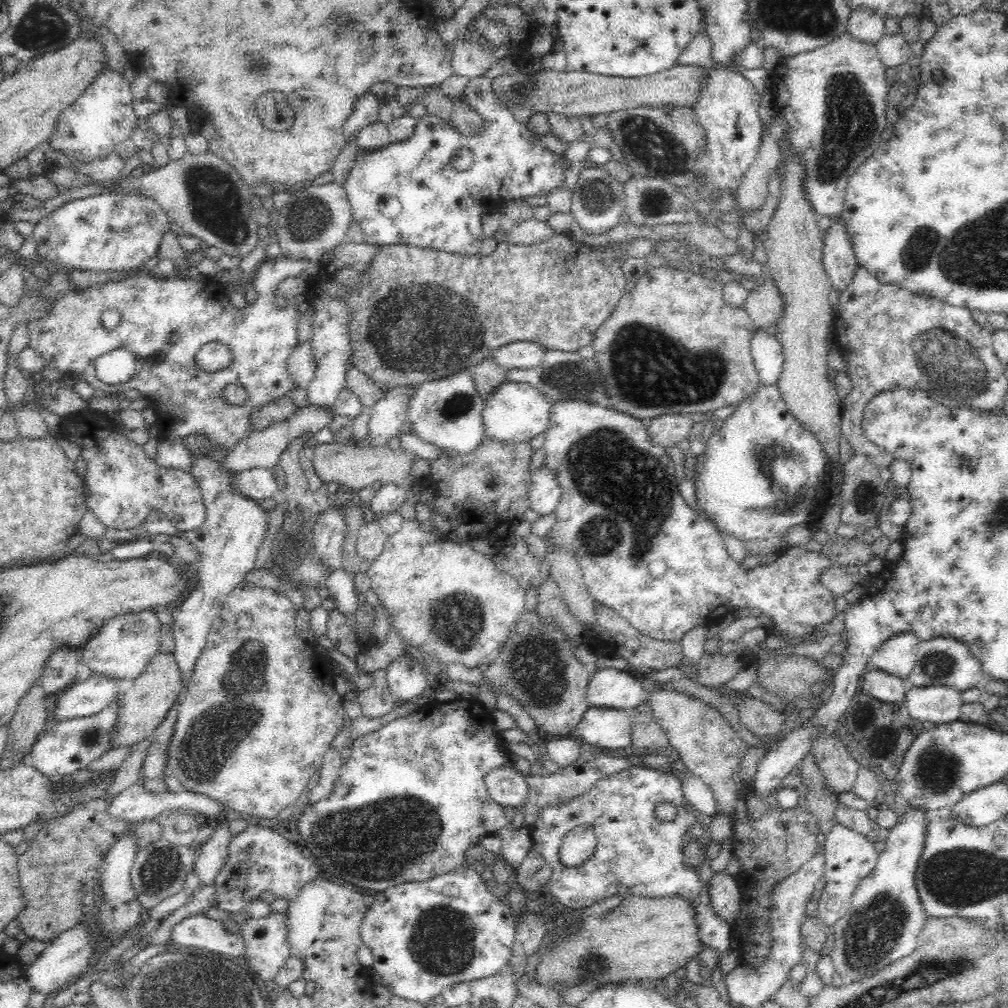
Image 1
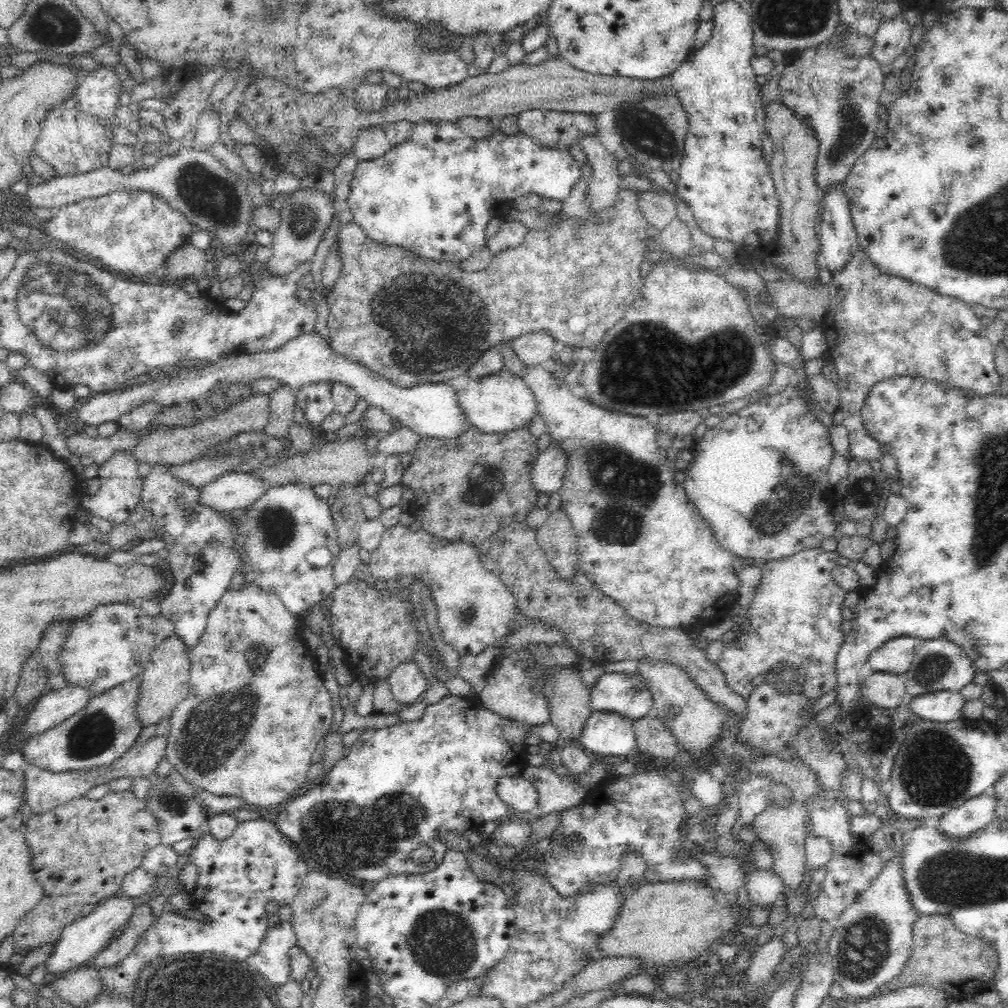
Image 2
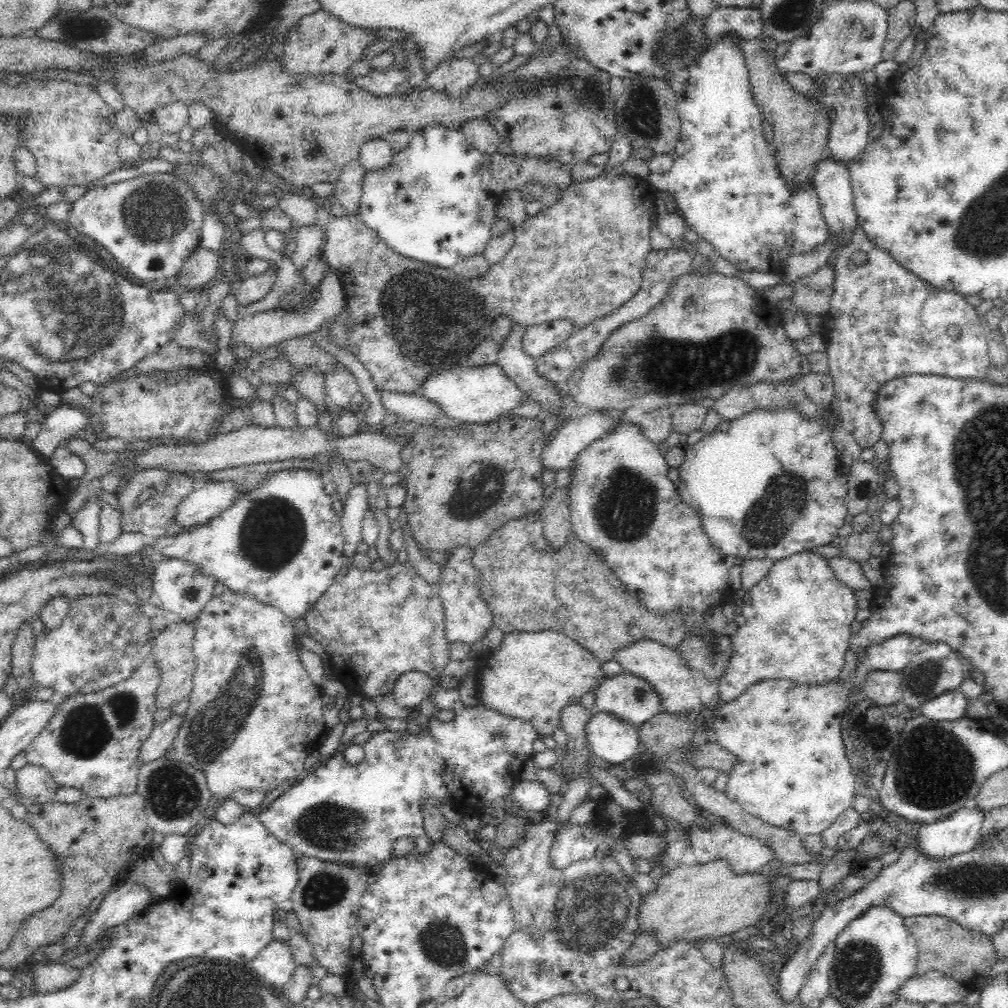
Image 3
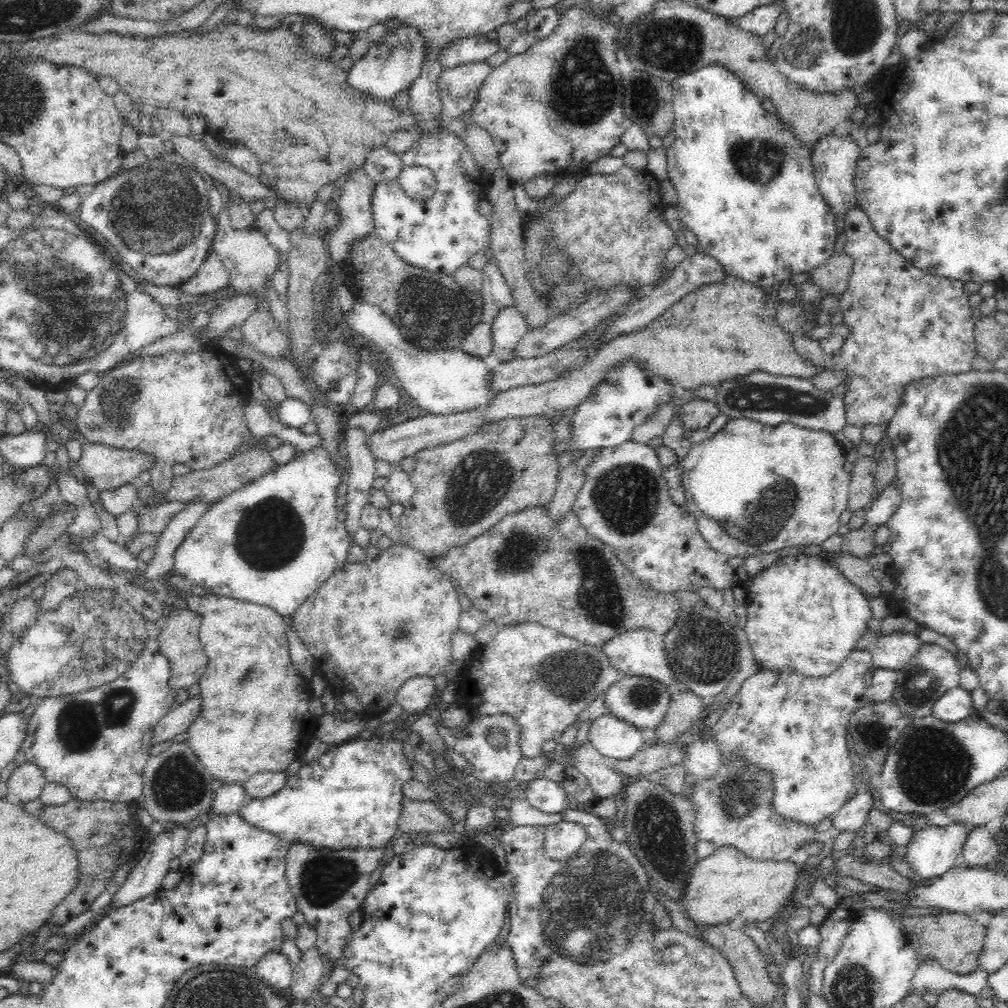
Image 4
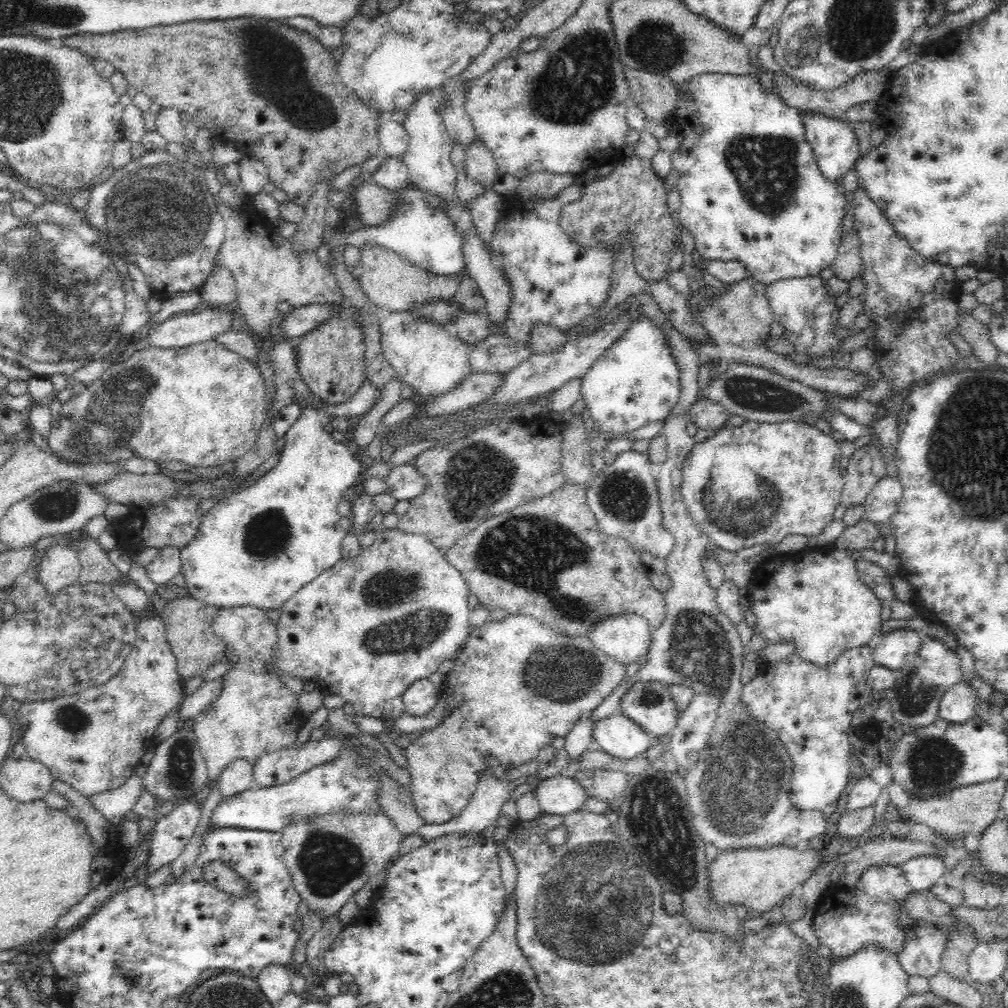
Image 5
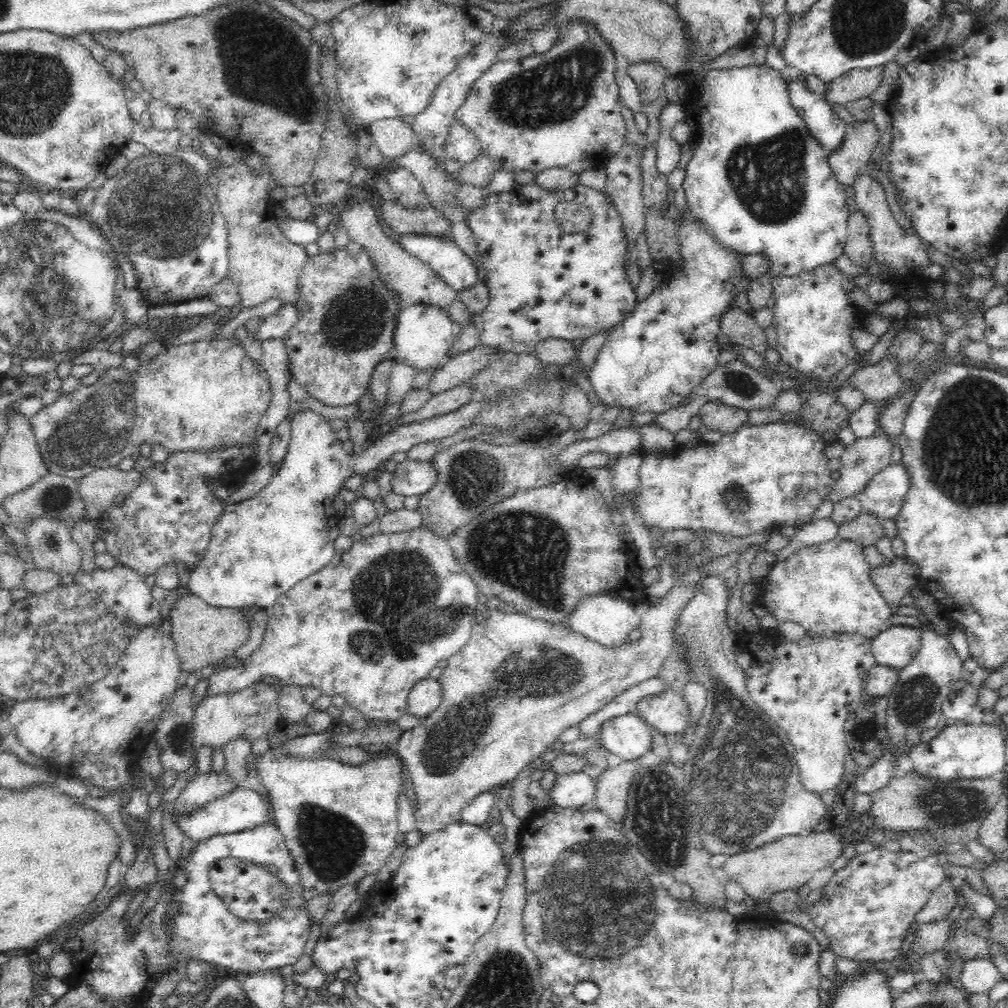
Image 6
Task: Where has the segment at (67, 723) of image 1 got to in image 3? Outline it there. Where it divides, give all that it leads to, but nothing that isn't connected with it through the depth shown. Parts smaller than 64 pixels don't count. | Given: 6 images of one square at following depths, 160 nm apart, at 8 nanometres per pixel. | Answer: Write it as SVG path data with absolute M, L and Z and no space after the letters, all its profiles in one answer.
M148 659L118 684L95 693L68 696L43 731L23 750L27 764L45 768L62 787L77 788L86 797L108 798L136 793L137 774L142 765L138 762L138 750L154 727L158 682L158 667Z

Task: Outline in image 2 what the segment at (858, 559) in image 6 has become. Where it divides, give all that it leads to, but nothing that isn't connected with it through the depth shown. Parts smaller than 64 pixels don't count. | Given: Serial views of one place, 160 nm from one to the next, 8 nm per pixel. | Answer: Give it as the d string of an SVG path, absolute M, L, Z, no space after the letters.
M816 547L761 564L762 578L760 578L760 584L756 586L752 604L747 608L748 616L745 620L748 624L741 628L741 633L730 644L729 650L724 650L721 666L718 667L734 692L748 698L753 691L750 682L756 676L764 674L766 670L776 668L784 662L803 675L802 694L809 700L816 701L820 696L836 688L835 656L845 639L840 624L843 620L842 600L844 600L844 594L847 593L836 586L832 580L831 570L837 565L839 557L836 551L825 552L820 547Z

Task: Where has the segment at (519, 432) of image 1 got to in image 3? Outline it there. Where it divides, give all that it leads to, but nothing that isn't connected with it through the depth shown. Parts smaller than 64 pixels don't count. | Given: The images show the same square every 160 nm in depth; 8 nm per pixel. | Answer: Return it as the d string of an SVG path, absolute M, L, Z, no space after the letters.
M458 364L450 370L430 376L418 392L436 405L440 405L440 409L448 418L468 424L496 423L502 418L510 418L512 412L525 402L522 390L506 377L506 373L498 364L482 368L470 368L465 364Z

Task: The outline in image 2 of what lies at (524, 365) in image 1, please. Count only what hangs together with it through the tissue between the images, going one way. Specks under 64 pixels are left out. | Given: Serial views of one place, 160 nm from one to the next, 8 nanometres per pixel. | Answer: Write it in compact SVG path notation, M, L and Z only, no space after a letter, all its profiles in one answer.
M532 331L510 341L510 349L526 367L549 365L554 343L546 332Z

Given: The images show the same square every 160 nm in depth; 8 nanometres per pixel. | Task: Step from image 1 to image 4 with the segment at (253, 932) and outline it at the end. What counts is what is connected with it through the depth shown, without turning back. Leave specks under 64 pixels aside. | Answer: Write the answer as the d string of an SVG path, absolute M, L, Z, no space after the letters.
M272 950L264 954L256 966L256 978L264 980L266 985L272 986L274 990L289 988L293 976L293 968L288 957L279 950Z

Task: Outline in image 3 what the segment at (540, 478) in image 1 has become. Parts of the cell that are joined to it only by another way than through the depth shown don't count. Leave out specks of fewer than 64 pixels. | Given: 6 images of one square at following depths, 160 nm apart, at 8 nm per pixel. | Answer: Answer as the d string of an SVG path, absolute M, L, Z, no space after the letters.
M616 412L571 416L542 450L542 474L547 470L554 473L568 470L582 450L616 429L622 417L622 414Z

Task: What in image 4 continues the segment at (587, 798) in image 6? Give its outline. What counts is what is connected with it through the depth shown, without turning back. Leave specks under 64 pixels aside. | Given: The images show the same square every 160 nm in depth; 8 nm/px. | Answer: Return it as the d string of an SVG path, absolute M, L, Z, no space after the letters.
M538 778L523 785L521 794L534 809L546 814L563 813L568 808L568 795L560 783Z

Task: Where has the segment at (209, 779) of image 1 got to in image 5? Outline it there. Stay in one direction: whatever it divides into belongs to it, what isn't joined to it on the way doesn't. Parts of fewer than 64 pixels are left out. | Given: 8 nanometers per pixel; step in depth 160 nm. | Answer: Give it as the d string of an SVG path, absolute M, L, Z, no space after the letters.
M252 605L232 606L232 608L216 607L216 614L211 623L212 633L224 643L225 656L221 663L225 664L226 668L220 676L222 692L204 712L192 720L191 727L202 758L205 760L207 775L212 782L216 782L225 766L233 760L242 759L254 766L262 756L269 752L285 751L293 747L306 715L299 707L298 694L280 680L288 674L279 670L274 662L275 648L279 638L276 625L266 615L266 610Z

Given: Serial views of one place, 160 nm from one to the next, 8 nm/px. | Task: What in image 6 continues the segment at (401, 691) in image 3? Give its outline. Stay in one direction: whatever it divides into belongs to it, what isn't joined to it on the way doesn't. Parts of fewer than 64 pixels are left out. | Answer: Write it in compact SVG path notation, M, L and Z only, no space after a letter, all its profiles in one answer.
M428 676L419 680L410 690L407 713L424 719L438 708L440 702L442 702L441 684Z

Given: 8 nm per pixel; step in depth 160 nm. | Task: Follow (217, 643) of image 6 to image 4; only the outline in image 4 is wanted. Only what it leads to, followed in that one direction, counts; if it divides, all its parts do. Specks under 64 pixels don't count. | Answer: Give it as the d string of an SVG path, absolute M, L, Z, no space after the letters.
M170 609L161 623L161 633L157 637L157 643L160 653L170 663L170 672L168 678L168 687L176 694L177 690L186 689L196 684L199 678L204 674L208 658L202 651L202 643L198 638L198 632L201 625L200 615L190 609Z

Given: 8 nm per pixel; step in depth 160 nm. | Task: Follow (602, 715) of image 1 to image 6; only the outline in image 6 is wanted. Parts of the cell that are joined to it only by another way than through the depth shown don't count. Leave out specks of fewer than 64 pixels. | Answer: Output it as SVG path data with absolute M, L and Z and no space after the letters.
M636 713L606 720L598 738L602 747L624 762L636 761L651 751L651 726Z

